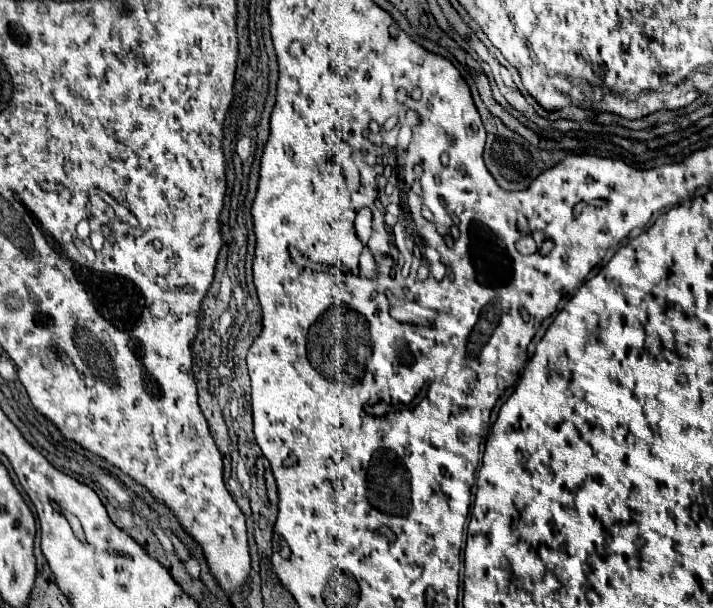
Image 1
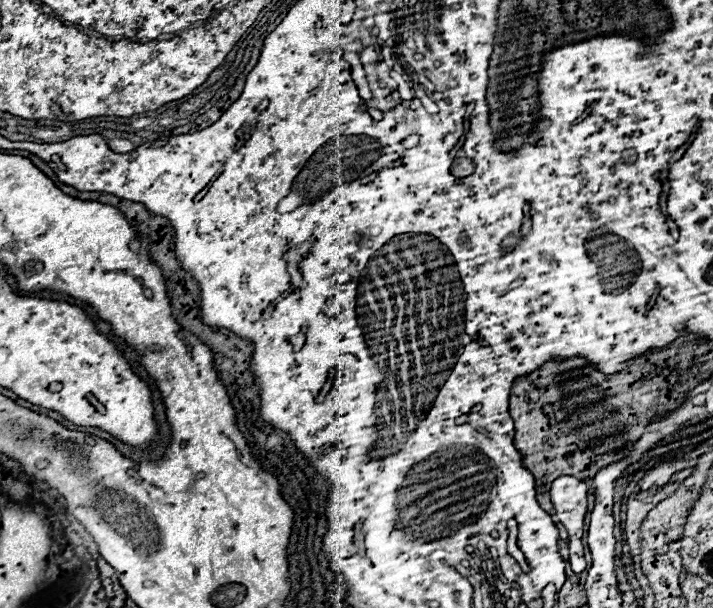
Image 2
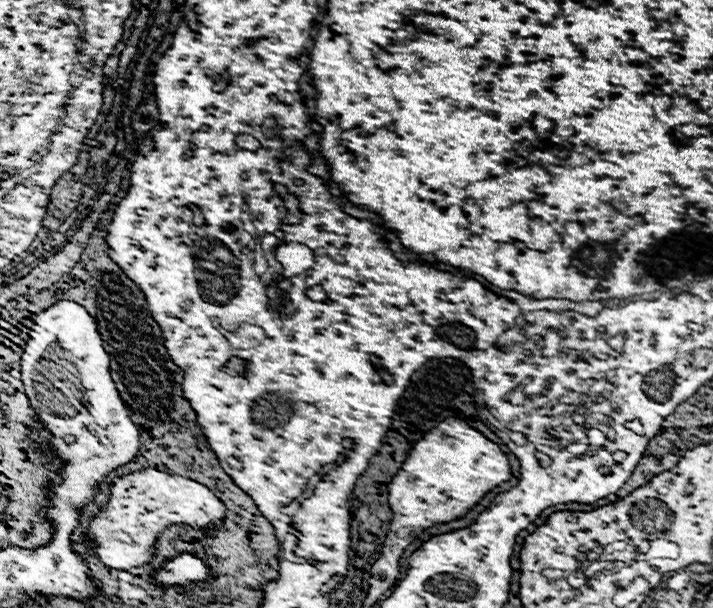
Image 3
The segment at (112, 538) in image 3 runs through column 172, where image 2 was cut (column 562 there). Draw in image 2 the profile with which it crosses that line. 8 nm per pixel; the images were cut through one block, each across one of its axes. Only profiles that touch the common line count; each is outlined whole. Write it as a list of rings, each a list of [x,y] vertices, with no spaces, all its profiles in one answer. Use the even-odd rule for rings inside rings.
[[[560,476],[550,486],[552,504],[558,520],[566,526],[570,534],[570,566],[574,574],[586,570],[582,534],[584,534],[584,514],[588,512],[588,486],[574,476]]]

